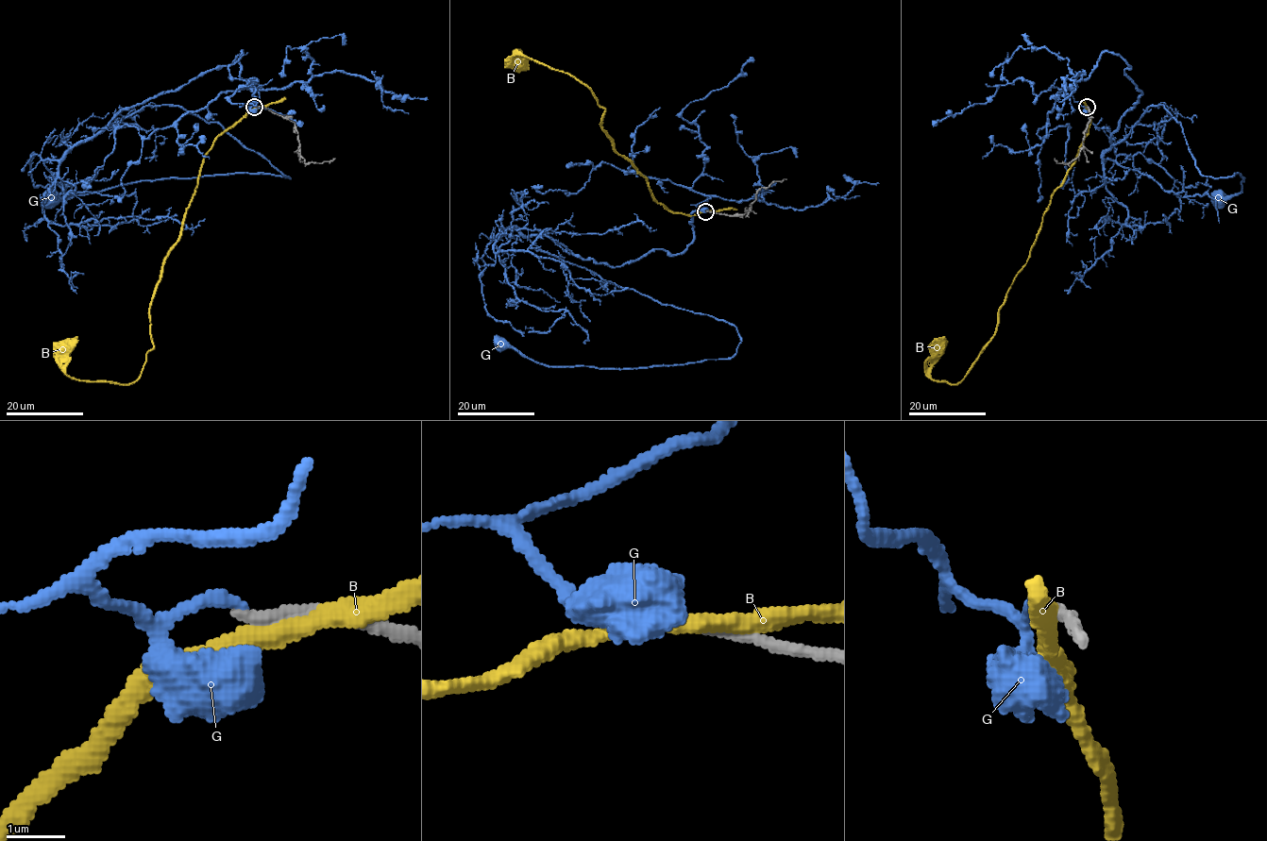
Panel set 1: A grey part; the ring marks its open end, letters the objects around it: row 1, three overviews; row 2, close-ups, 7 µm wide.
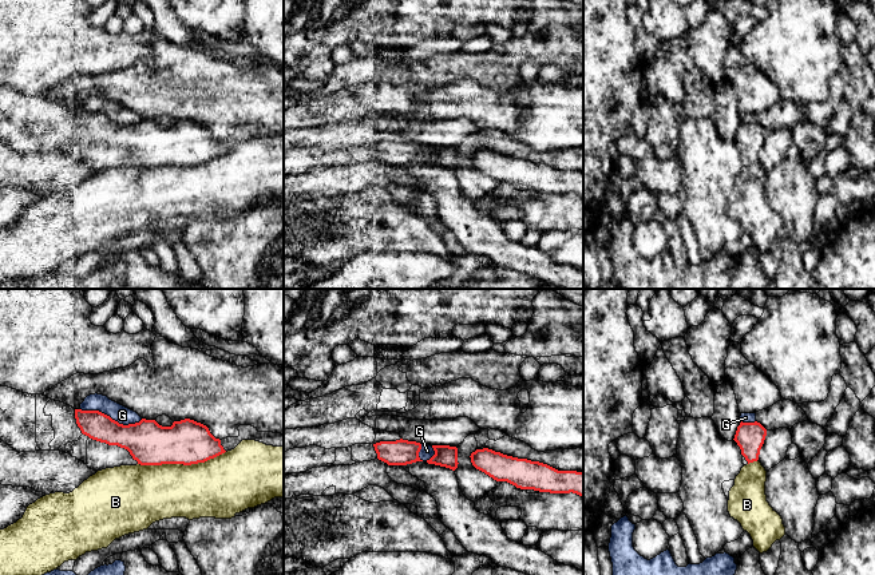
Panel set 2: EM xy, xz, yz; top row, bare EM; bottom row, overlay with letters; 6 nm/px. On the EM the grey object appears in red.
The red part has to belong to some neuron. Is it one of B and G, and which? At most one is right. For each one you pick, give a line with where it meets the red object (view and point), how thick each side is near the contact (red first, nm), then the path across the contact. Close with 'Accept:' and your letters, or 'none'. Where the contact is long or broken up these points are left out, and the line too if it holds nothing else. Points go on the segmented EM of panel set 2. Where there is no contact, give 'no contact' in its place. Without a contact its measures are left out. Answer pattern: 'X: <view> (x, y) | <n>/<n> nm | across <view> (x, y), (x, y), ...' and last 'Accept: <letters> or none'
Accept: none

